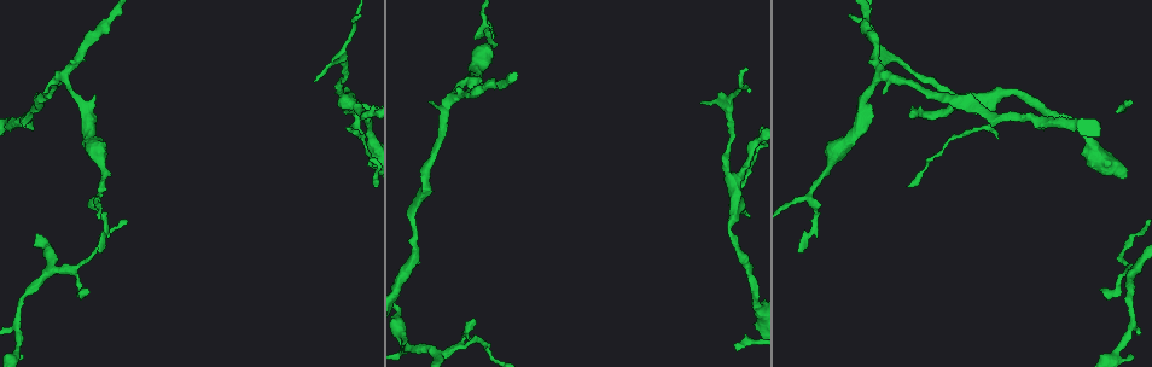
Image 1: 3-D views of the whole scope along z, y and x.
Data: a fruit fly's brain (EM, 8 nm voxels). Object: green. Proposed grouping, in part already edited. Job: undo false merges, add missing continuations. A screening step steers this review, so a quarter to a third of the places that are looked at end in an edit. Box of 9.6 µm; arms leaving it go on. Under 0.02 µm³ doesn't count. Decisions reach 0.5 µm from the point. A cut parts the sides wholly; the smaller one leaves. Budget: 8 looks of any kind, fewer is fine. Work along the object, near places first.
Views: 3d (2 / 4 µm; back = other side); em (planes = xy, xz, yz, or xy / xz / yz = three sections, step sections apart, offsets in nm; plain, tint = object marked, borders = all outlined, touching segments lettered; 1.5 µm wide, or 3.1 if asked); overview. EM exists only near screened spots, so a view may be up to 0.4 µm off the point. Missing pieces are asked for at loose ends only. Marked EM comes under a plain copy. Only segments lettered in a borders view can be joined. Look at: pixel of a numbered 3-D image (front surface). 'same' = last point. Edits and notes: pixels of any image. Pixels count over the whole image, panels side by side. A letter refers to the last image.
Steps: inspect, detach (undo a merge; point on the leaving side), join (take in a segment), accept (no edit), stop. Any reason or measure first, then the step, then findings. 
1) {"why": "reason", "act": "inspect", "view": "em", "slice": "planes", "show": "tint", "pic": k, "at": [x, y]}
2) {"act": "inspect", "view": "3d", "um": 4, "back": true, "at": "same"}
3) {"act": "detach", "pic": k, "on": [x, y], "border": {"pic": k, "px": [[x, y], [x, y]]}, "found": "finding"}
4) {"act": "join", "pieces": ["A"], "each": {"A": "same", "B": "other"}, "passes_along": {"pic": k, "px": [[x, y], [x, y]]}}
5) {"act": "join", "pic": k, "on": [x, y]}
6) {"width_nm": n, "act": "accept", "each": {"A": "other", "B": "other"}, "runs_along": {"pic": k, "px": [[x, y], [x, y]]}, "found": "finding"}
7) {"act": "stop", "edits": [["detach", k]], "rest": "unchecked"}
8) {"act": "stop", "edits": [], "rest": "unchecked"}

{"why": "tapers out", "act": "inspect", "view": "em", "slice": "planes", "show": "borders", "pic": 1, "at": [1132, 358]}

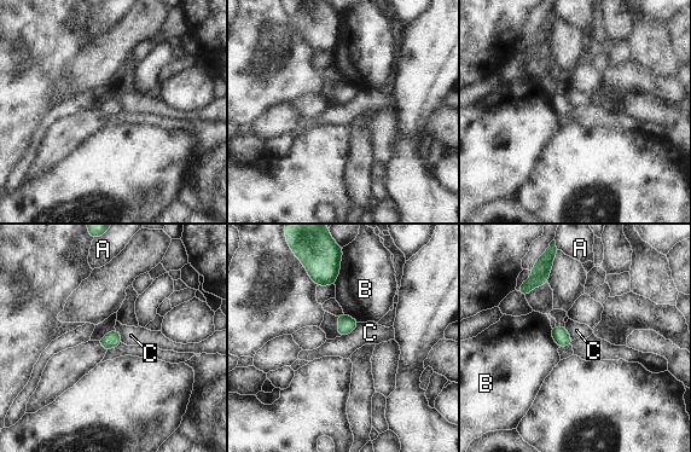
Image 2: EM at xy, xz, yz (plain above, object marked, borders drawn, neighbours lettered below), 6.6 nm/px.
{"act": "accept", "each": {"A": "other", "B": "other", "C": "other"}, "border": {"pic": 2, "px": [[360, 323], [352, 331], [340, 337]]}, "found": "none of them fits"}

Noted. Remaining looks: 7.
{"why": "calibre changes", "act": "inspect", "view": "3d", "um": 4, "pic": 1, "at": [102, 162]}

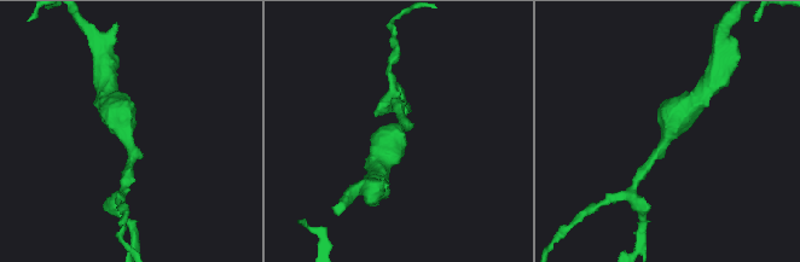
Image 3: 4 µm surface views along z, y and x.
{"act": "inspect", "view": "em", "slice": "planes", "show": "tint", "pic": 3, "at": [125, 135]}

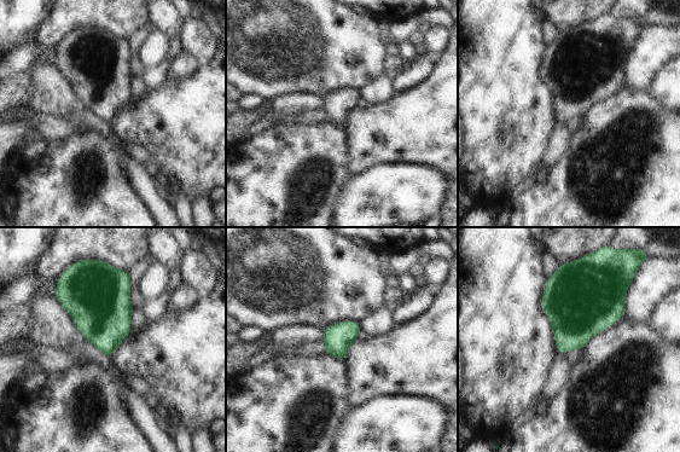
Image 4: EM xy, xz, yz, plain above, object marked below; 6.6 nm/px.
{"act": "inspect", "view": "em", "slice": "planes", "show": "borders", "at": "same"}

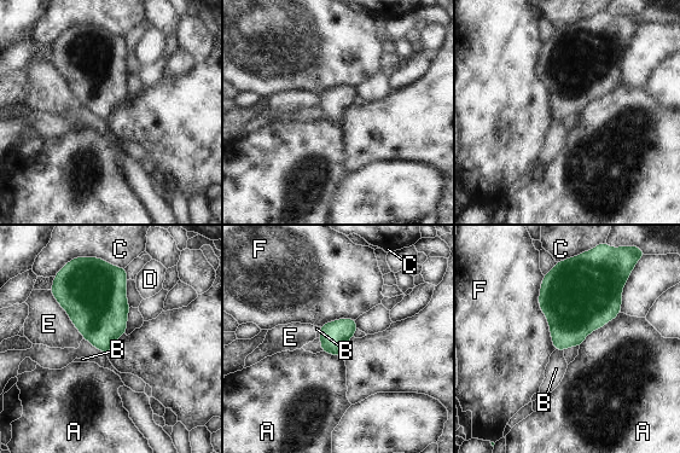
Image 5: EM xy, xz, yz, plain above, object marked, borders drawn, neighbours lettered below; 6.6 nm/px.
{"longest_contact_nm": ["F", 500], "act": "accept", "each": {"A": "other", "B": "other", "C": "other", "D": "other", "E": "other", "F": "other"}, "border": {"pic": 5, "px": [[620, 312], [593, 330], [579, 346]]}, "found": "continuous, no second neuron"}

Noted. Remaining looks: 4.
{"why": "thin end", "act": "inspect", "view": "3d", "um": 4, "pic": 1, "at": [748, 70]}

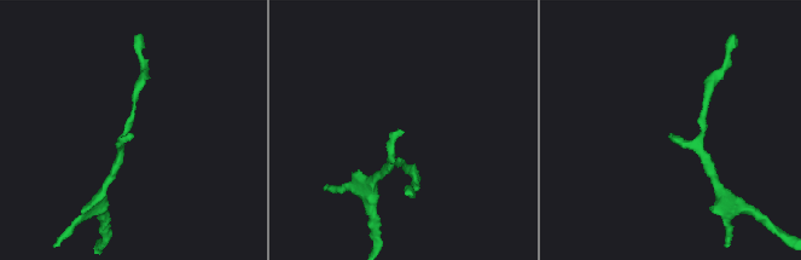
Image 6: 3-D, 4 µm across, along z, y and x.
{"why": "need the tissue", "act": "inspect", "view": "em", "slice": "xz", "step": 4, "show": "borders", "pic": 6, "at": [672, 133]}

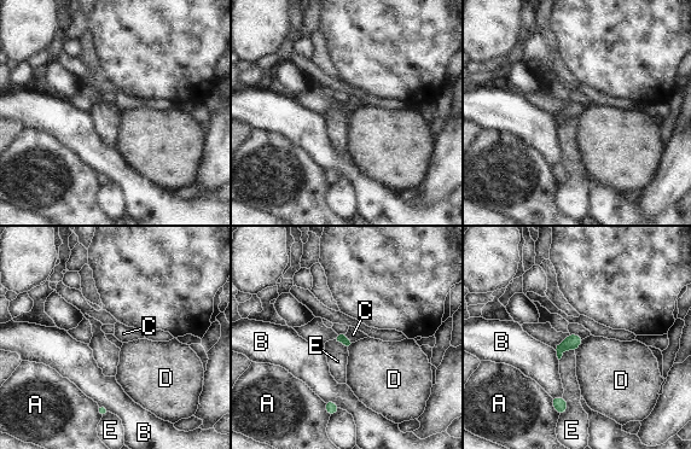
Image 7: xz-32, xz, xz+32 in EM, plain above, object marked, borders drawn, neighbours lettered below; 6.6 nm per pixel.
{"why": "another direction", "act": "inspect", "view": "em", "slice": "planes", "show": "borders", "at": "same"}

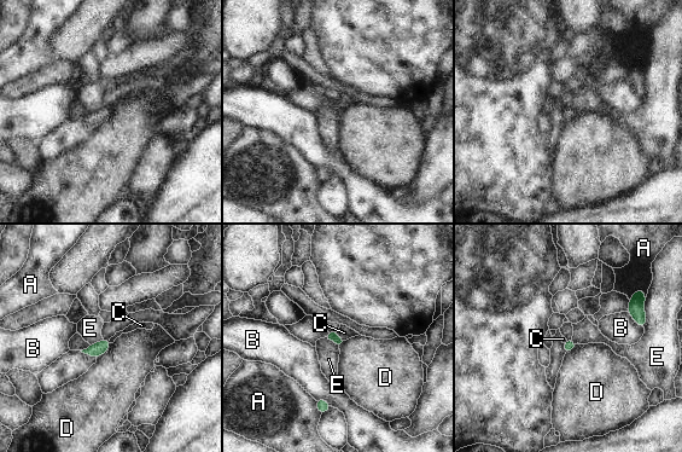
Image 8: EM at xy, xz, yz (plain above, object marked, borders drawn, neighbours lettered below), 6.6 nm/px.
{"longest_contact_nm": ["E", 180], "act": "join", "pic": 8, "on": [344, 332], "each": {"A": "other", "B": "other", "C": "same", "D": "other", "E": "other"}, "passes_along": {"pic": 8, "px": [[332, 336], [339, 337], [344, 332]]}, "found": "the neuron continues"}

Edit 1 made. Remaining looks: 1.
{"act": "stop", "edits": [["join", 8]], "rest": "unchecked"}

